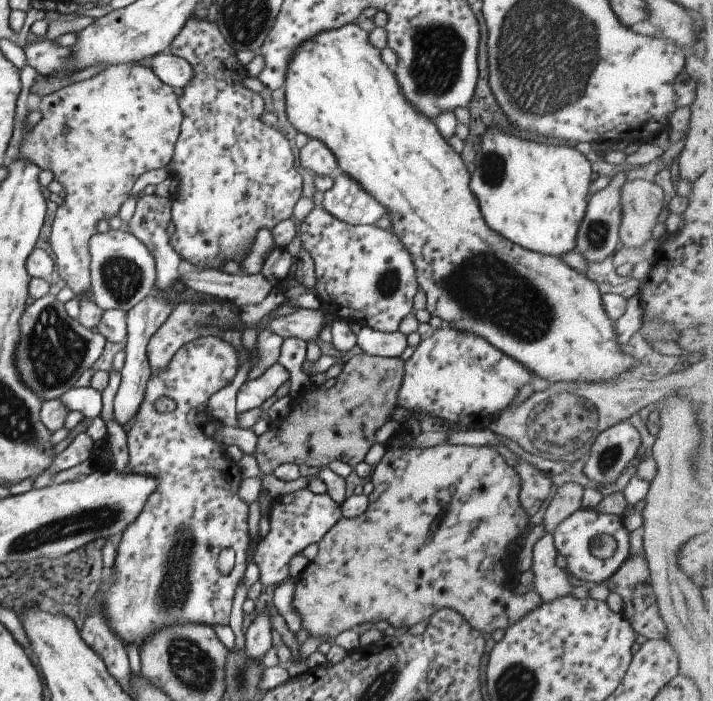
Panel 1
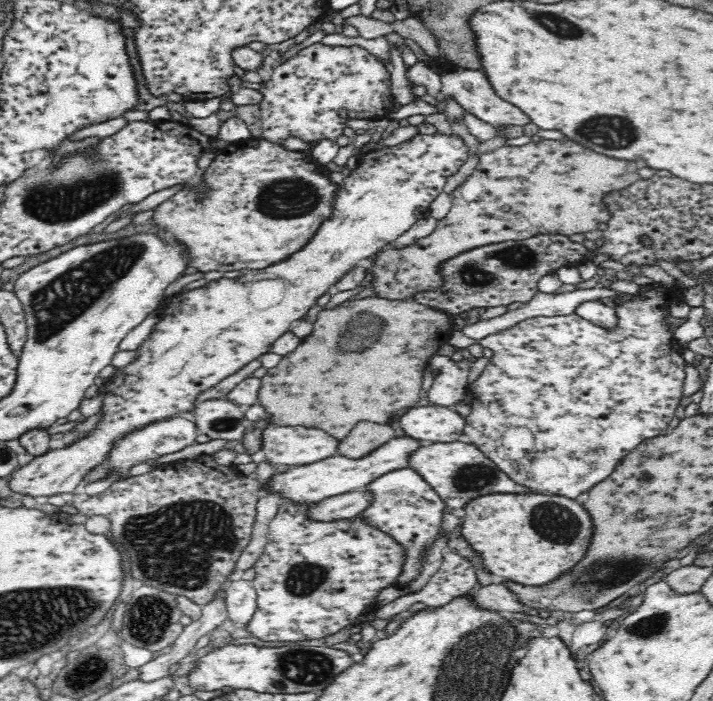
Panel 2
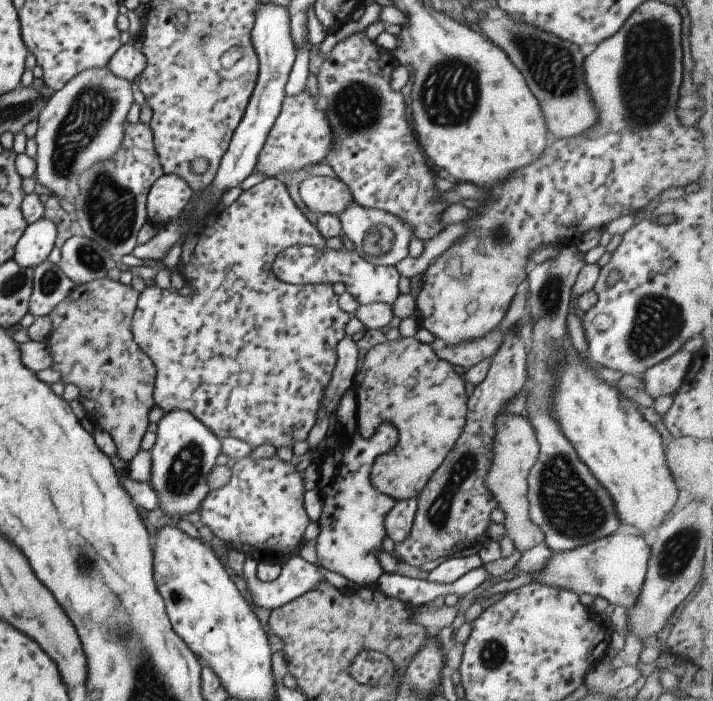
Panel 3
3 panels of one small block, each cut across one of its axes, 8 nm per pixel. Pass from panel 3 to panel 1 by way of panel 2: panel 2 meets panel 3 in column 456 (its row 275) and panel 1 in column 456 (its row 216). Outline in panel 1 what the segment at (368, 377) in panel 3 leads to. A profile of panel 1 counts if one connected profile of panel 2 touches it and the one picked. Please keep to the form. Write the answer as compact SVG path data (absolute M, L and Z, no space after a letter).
M393 423L387 426L383 435L385 438L385 448L383 456L379 462L372 466L370 484L367 488L367 506L365 512L352 519L341 517L317 542L316 556L305 565L294 584L294 597L292 607L297 610L301 617L300 628L305 628L308 637L317 637L318 640L334 638L340 632L347 629L357 629L363 622L377 622L386 620L393 626L412 626L423 618L431 616L436 610L448 607L455 609L471 628L481 631L483 635L491 634L494 630L505 630L514 622L517 622L525 613L537 608L541 604L540 596L533 590L523 594L513 594L512 589L517 586L509 586L505 575L507 562L511 556L504 556L503 552L507 546L511 546L512 540L519 532L524 531L529 517L524 513L518 501L518 490L520 489L519 477L515 474L512 466L506 465L505 460L489 447L454 445L445 441L444 443L433 445L432 447L410 447L404 438L415 436L405 436L403 423Z

